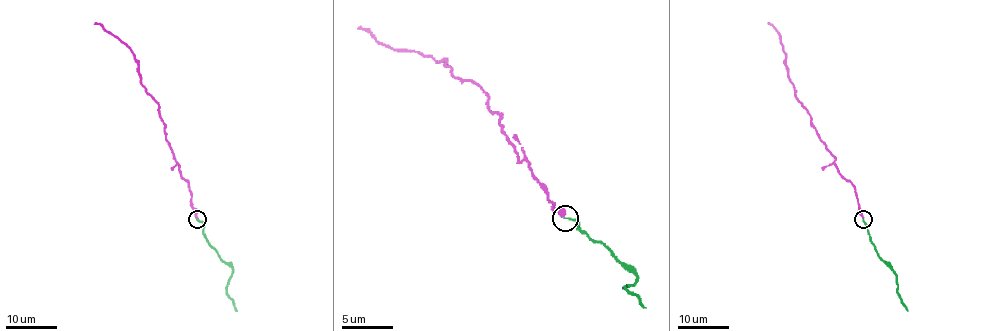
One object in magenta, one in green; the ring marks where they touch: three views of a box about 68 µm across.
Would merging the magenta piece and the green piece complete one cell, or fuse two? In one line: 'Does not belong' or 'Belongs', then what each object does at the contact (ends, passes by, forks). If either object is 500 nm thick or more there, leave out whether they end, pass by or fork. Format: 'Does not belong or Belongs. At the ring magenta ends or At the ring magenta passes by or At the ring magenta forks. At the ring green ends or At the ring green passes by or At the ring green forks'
Belongs. At the ring magenta ends. At the ring green ends

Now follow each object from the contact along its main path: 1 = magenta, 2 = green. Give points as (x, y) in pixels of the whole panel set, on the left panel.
1: (197, 219), (189, 183), (180, 172), (166, 138), (159, 105), (141, 83), (134, 54), (99, 23), (94, 23)
2: (197, 219), (203, 224), (207, 242), (232, 268), (227, 294), (237, 310)

